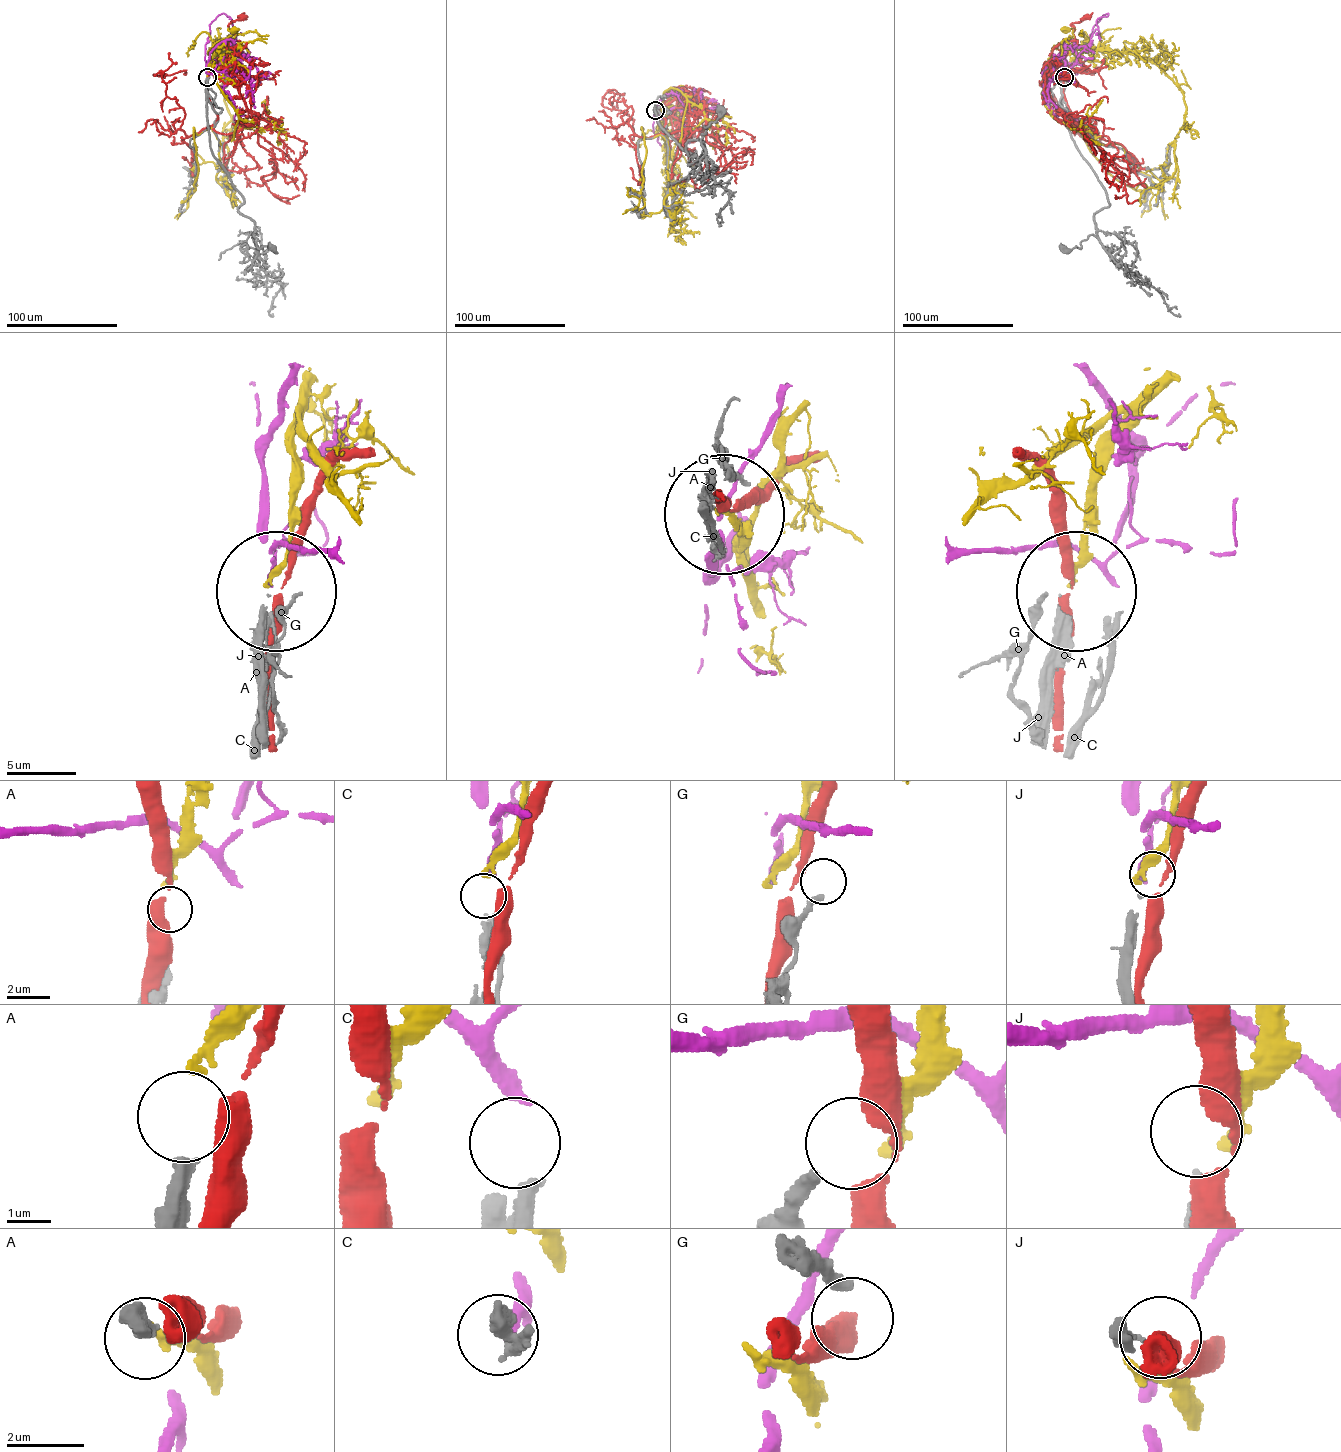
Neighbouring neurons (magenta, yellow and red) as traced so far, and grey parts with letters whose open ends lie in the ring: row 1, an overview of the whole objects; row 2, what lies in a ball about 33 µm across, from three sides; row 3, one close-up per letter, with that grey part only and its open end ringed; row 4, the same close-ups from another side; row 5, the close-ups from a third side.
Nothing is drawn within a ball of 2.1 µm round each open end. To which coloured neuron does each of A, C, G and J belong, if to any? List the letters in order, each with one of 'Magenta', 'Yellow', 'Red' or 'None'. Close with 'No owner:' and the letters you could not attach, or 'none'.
A: Yellow
C: Magenta
G: None
J: None
No owner: G, J

